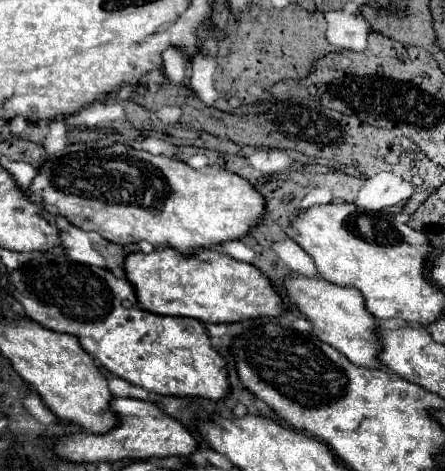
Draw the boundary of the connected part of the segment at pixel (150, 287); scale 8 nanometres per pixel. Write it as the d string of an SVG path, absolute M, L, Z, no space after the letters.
M164 247L154 249L150 255L138 251L124 259L124 271L126 279L134 285L138 305L152 313L192 317L202 323L232 323L264 315L276 317L284 311L282 299L266 275L254 265L240 263L216 249L198 249L194 255L182 255Z

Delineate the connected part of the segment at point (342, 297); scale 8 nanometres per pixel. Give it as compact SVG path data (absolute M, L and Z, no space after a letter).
M300 273L284 275L284 289L288 299L298 311L312 323L312 331L318 339L332 345L346 355L354 365L378 367L378 341L374 339L374 317L364 309L362 293L356 287L340 287L322 277L306 277Z

